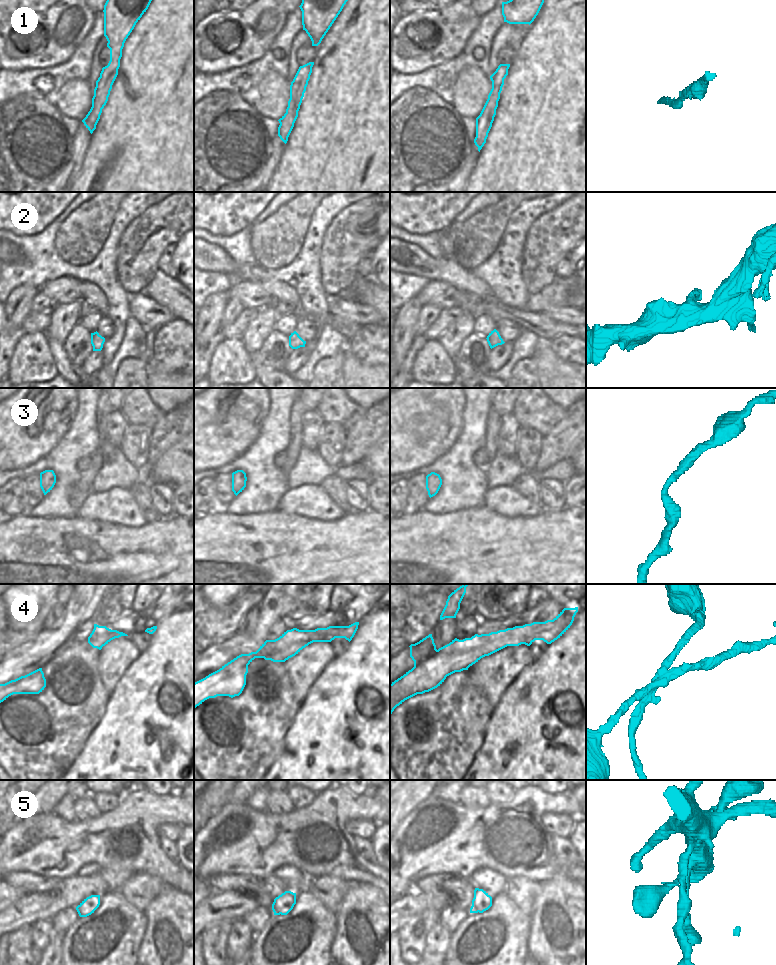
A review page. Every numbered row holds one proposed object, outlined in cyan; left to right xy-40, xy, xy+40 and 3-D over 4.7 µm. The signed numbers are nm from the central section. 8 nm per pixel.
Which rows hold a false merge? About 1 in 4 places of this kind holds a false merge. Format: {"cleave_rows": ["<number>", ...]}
{"cleave_rows": ["4", "5"]}

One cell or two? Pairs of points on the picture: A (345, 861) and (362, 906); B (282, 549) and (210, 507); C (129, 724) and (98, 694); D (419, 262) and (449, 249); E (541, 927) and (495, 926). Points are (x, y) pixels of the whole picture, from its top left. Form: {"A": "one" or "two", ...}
{"A": "two", "B": "two", "C": "two", "D": "two", "E": "two"}

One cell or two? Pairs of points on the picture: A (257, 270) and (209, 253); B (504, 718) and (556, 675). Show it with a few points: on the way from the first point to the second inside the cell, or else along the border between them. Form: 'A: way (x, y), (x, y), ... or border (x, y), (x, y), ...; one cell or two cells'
A: way (245, 270), (236, 270), (221, 263); one cell
B: way (517, 714), (543, 688); one cell

